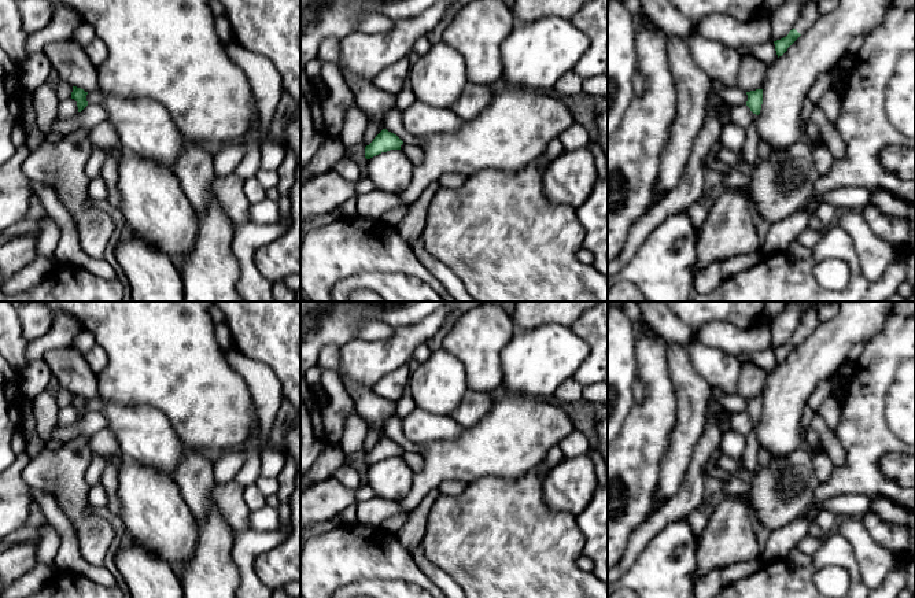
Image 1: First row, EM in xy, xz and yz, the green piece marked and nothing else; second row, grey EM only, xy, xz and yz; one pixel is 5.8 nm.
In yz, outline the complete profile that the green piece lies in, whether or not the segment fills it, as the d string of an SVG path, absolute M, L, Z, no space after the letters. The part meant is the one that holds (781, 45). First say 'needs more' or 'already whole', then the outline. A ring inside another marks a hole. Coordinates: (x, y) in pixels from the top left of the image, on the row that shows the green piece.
needs more; M811 1L803 7L801 15L797 18L789 34L781 40L774 41L778 58L782 56L787 48L805 32L808 32L819 18L818 3Z

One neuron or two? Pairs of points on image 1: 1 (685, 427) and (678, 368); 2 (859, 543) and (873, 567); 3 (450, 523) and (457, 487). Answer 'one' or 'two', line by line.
1: one
2: one
3: two

